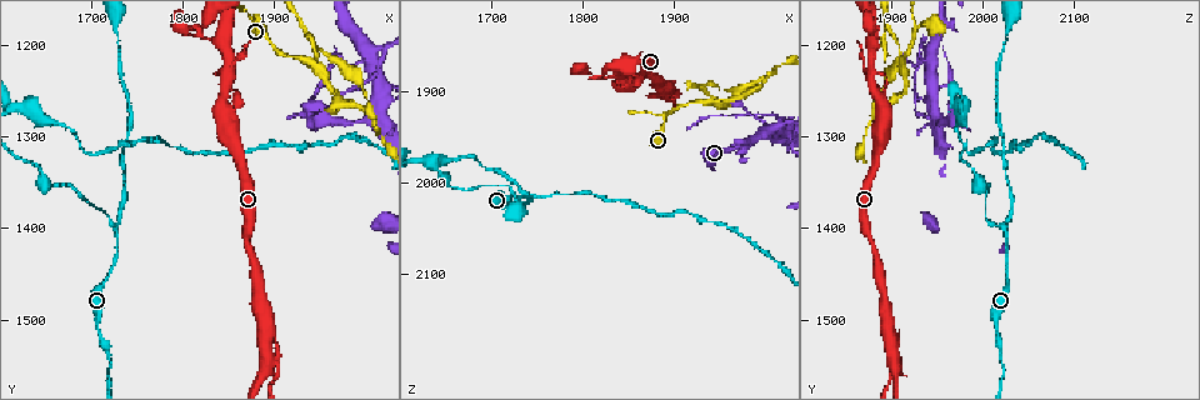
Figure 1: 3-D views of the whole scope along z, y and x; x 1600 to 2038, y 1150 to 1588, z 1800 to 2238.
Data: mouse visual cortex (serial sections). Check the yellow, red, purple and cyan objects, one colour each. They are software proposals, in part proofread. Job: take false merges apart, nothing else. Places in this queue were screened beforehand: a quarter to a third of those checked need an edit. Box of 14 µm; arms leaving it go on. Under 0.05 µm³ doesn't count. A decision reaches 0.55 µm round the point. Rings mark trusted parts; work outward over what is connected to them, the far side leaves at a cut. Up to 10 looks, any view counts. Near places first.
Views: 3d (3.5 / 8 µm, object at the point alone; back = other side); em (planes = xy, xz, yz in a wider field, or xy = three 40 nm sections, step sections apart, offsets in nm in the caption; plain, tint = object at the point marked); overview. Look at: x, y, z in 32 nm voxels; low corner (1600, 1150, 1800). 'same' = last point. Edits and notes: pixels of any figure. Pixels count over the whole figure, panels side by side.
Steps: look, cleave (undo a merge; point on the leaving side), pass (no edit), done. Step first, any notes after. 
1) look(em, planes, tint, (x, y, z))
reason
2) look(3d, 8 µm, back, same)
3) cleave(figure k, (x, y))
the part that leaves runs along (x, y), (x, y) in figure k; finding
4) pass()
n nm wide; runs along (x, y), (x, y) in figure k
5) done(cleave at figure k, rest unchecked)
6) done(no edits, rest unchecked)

look(3d, 3.5 µm, (2005, 1280, 1955))
looks like a crossing

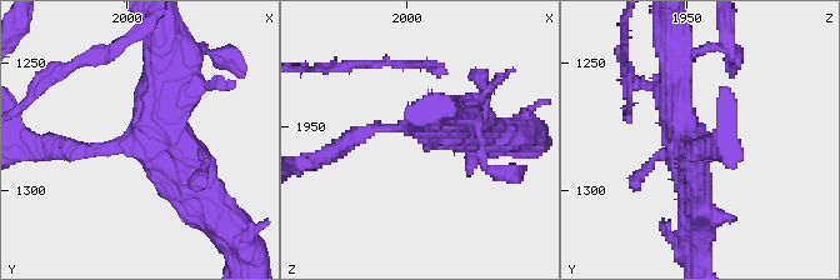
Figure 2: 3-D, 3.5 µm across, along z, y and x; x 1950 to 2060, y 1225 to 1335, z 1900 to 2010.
look(em, xy, step 2, tint, (2003, 1280, 1951))
4 arms; arms of 250, 400, 400, 400 nm

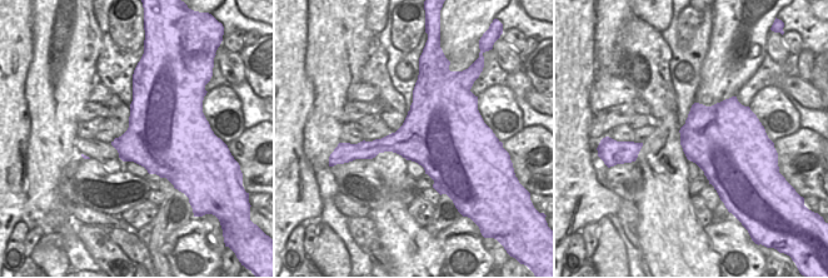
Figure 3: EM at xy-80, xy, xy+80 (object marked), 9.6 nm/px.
pass()
runs along (56, 150), (130, 143), (164, 108), (160, 70) in figure 2; one cell here

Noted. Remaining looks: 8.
look(em, xy, step 1, tint, (2005, 1220, 1940))
four-way junction

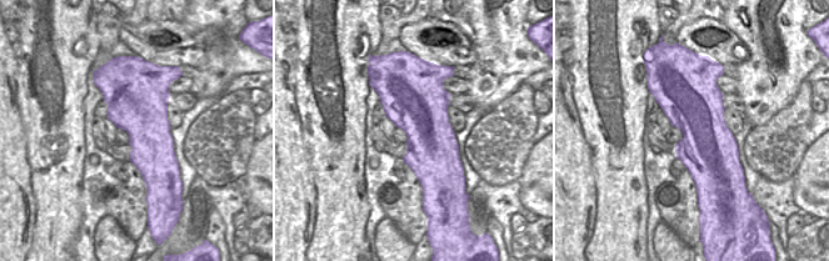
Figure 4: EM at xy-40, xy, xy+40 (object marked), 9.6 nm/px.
look(3d, 3.5 µm, same)
wider look

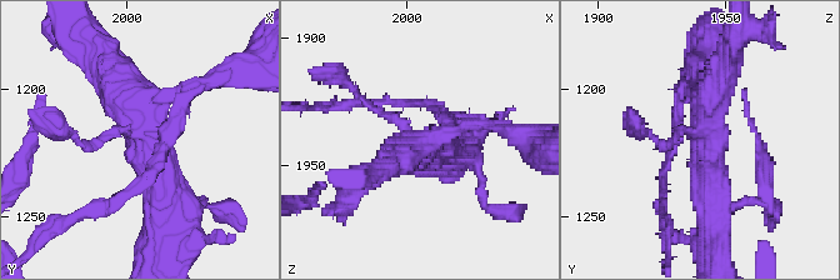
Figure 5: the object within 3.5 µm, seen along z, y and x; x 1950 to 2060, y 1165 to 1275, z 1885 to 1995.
cleave(figure 5, (415, 103))
the part that leaves runs along (164, 146), (119, 200), (73, 215) in figure 5; two cells meet here

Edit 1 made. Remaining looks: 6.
look(overview)

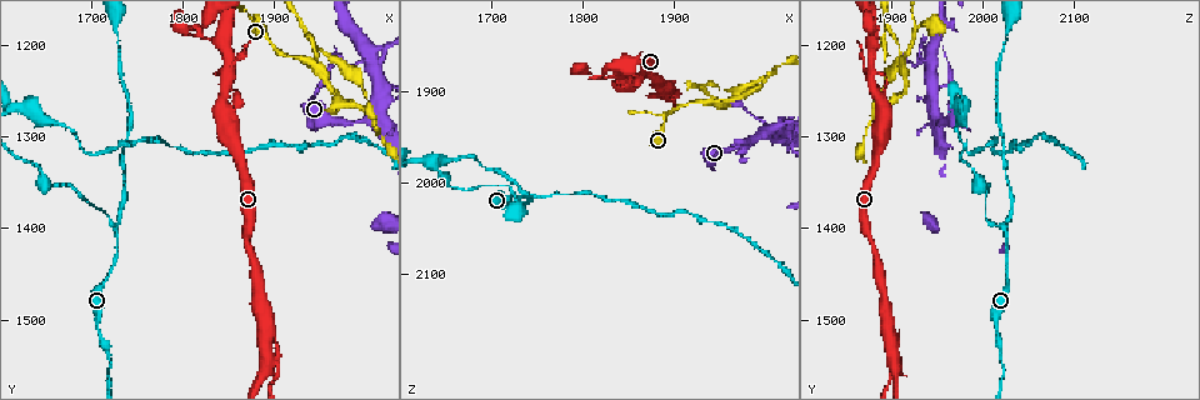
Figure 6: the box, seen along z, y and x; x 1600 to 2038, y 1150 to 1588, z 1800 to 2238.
look(3d, 3.5 µm, (2000, 1270, 1880))
three arms meet

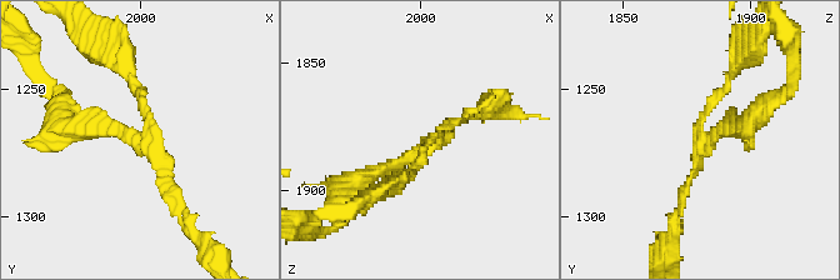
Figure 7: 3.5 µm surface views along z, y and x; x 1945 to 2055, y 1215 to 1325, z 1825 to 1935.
look(em, xy, step 2, tint, (2004, 1269, 1881))
3 arms; arms of 150, 150, 200 nm; need the tissue

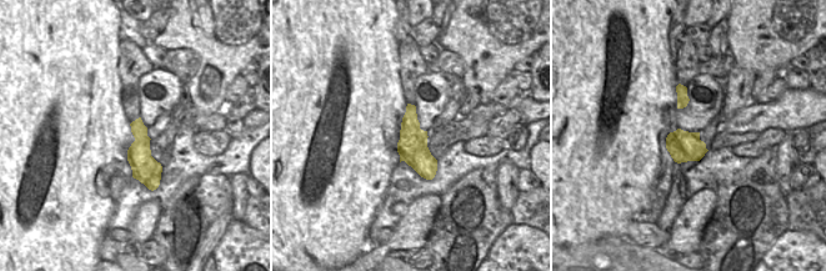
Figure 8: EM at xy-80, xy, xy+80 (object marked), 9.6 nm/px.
cleave(figure 7, (140, 90))
the part that leaves runs along (154, 130), (131, 76), (93, 41) in figure 7; two cells meet here

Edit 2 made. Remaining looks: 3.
look(3d, 3.5 µm, (1845, 1195, 1880))
a fork

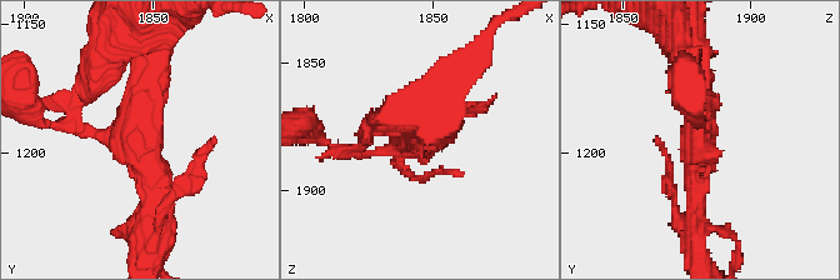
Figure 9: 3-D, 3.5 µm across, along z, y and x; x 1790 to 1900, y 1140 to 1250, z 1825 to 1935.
look(em, xy, step 1, tint, (1844, 1198, 1880))
3 arms; arms of 150, 250, 300 nm

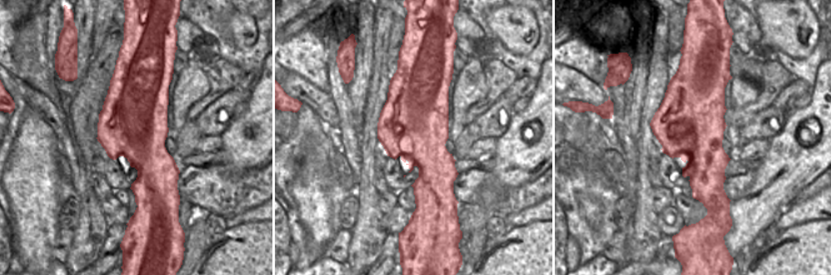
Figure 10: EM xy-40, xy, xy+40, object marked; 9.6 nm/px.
cleave(figure 9, (95, 46))
650 nm wide; the part that leaves runs along (140, 41), (68, 91) in figure 9; a second cell is stuck on

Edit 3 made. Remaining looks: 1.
done(cleave at figure 5, cleave at figure 7, cleave at figure 9, rest unchecked)

